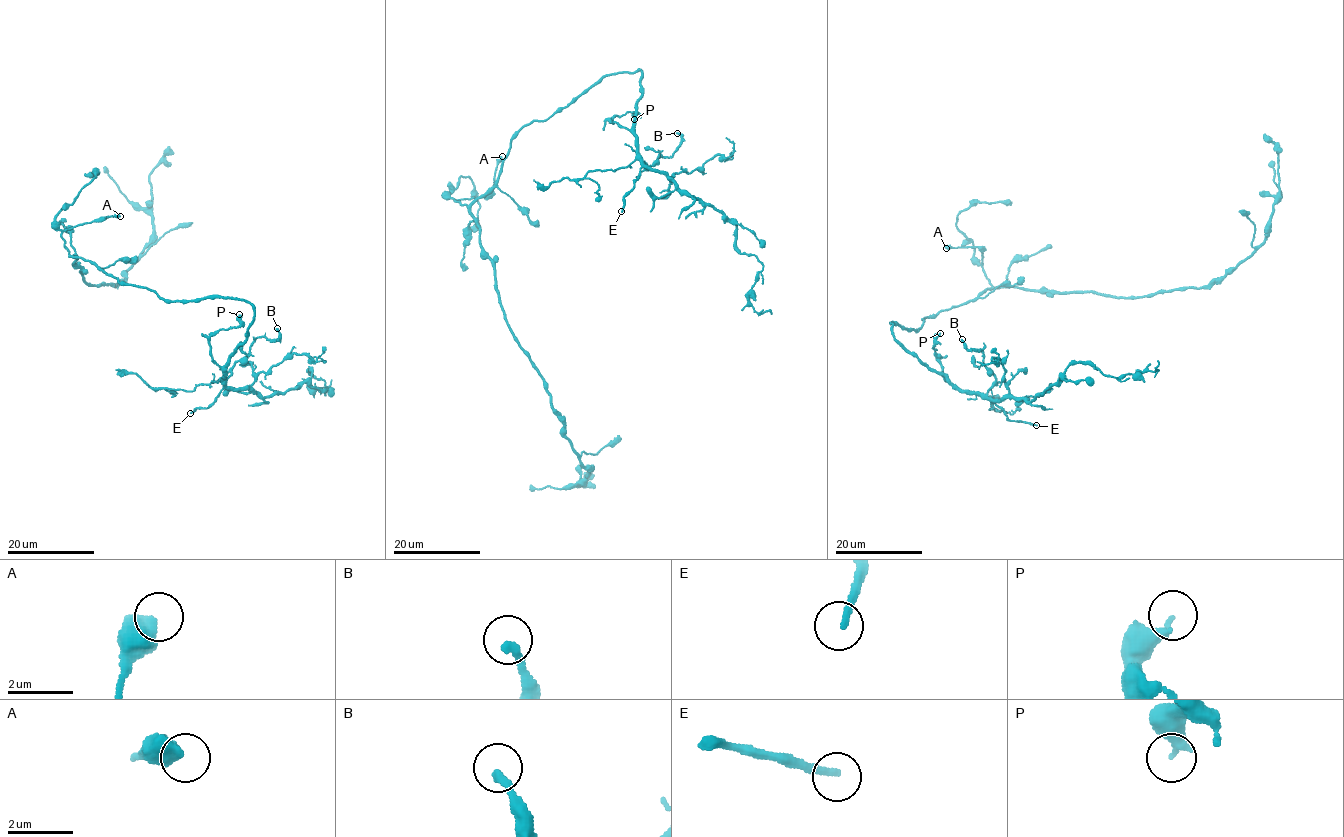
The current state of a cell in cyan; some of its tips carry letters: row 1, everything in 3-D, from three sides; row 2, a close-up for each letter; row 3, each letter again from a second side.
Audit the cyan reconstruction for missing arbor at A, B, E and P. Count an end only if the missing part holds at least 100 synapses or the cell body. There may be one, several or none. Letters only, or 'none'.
E

